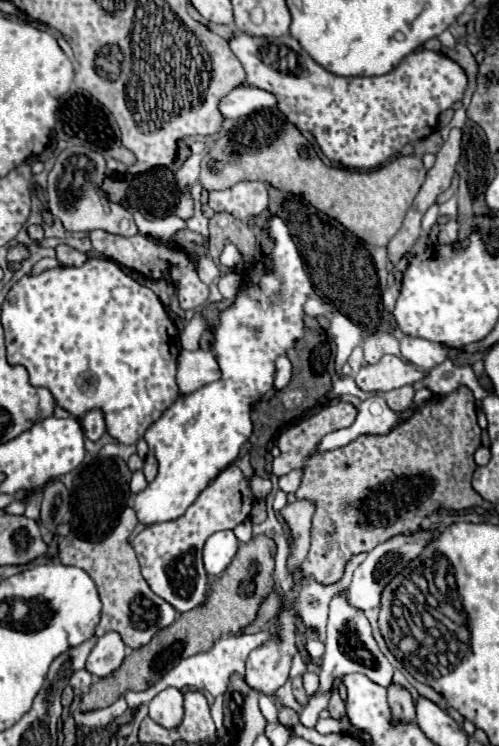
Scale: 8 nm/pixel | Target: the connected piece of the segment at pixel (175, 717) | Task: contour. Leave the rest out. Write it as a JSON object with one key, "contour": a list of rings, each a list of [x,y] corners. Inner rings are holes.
{"contour":[[[174,687],[160,691],[148,707],[150,717],[166,729],[176,729],[184,719],[184,695]]]}

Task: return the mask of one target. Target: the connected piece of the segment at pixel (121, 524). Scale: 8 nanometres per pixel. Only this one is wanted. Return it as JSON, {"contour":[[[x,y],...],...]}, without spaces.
{"contour":[[[126,507],[120,515],[118,525],[114,527],[114,531],[108,537],[104,537],[102,541],[92,543],[92,541],[80,539],[76,533],[70,533],[68,537],[62,537],[58,541],[60,563],[74,565],[74,567],[88,571],[88,575],[92,577],[92,581],[98,587],[98,595],[102,601],[102,615],[100,615],[100,623],[98,623],[96,631],[104,631],[104,633],[108,633],[112,629],[118,631],[122,641],[130,649],[140,649],[154,637],[156,631],[166,629],[178,617],[174,607],[168,605],[158,595],[154,595],[152,589],[148,587],[148,583],[144,581],[144,577],[140,575],[136,553],[128,543],[128,537],[132,533],[132,529],[136,527],[136,523],[138,523],[138,519],[136,519],[134,509]]]}

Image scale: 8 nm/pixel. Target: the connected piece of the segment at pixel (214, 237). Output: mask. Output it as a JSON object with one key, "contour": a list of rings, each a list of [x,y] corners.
{"contour":[[[216,213],[210,219],[210,247],[208,255],[218,261],[226,243],[234,243],[238,251],[248,257],[252,255],[252,229],[244,221],[236,221],[232,215]]]}

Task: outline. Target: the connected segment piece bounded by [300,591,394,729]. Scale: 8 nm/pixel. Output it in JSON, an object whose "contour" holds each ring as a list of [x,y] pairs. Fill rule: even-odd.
{"contour":[[[342,591],[342,593],[334,595],[332,601],[330,601],[328,635],[326,635],[324,645],[326,645],[326,653],[324,653],[324,659],[322,659],[320,687],[314,695],[308,697],[308,705],[304,707],[304,711],[300,715],[300,723],[308,729],[316,727],[318,713],[328,707],[328,701],[330,701],[330,695],[332,695],[332,681],[334,681],[336,675],[348,675],[348,673],[360,671],[368,679],[372,679],[374,683],[378,683],[382,687],[388,687],[392,683],[392,673],[394,673],[394,667],[382,655],[382,651],[378,649],[378,643],[372,637],[372,627],[370,627],[370,621],[366,619],[364,611],[360,611],[358,607],[352,607],[348,603],[348,591]]]}

